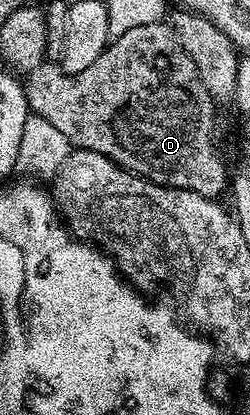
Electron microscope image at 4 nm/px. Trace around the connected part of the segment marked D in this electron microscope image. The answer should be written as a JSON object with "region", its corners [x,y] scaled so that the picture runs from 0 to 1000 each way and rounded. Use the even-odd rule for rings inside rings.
{"region":[[[592,55],[440,96],[412,133],[396,133],[348,171],[260,176],[224,145],[184,142],[156,164],[108,178],[92,202],[120,275],[236,306],[292,359],[396,364],[396,373],[428,373],[428,383],[488,407],[552,417],[624,446],[780,460],[840,480],[880,477],[896,455],[904,463],[900,388],[852,342],[872,255],[828,210],[812,210],[812,190],[796,190],[764,133],[732,123],[732,104],[708,92],[688,58]]]}

